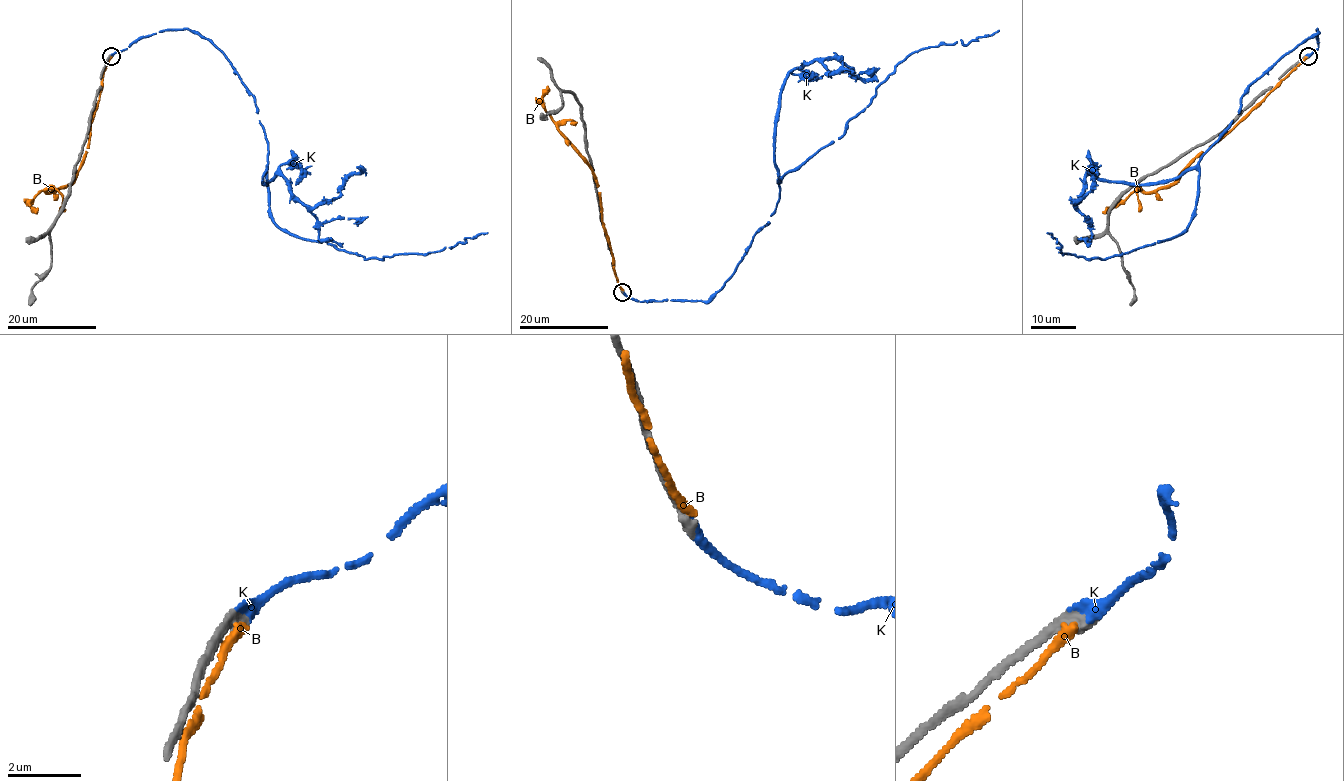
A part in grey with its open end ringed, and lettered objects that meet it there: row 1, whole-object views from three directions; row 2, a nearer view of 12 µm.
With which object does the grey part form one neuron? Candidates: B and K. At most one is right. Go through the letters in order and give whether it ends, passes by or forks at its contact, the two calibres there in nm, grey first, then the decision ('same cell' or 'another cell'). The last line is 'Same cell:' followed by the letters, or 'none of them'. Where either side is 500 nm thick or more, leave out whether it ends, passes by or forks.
B: it ends | 380/280 nm | another cell
K: it ends | 360/320 nm | same cell
Same cell: K

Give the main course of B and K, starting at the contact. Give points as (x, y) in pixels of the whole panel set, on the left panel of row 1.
B: (110, 57), (91, 123), (86, 155), (77, 175), (69, 183), (49, 192), (40, 191), (31, 207), (36, 212)
K: (111, 56), (143, 37), (190, 29), (225, 55), (263, 128), (269, 216), (297, 237), (381, 259), (488, 232)

